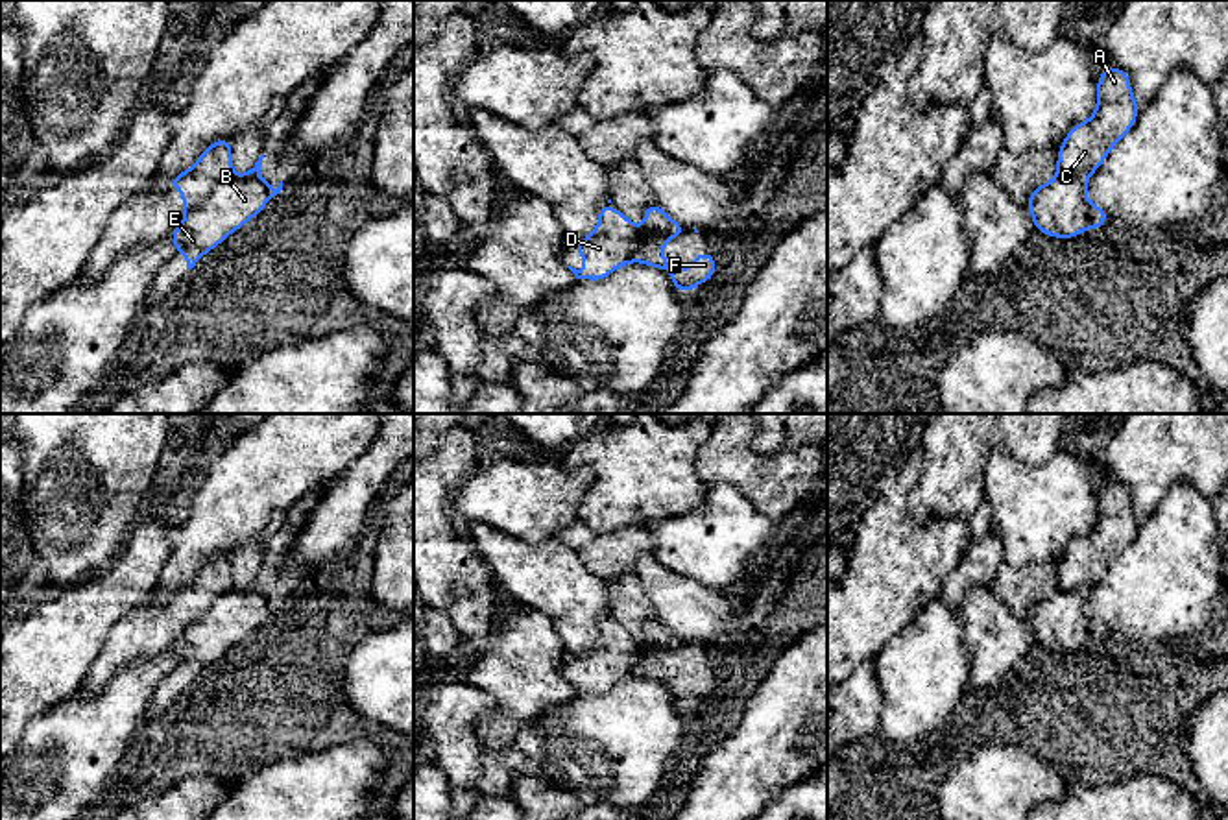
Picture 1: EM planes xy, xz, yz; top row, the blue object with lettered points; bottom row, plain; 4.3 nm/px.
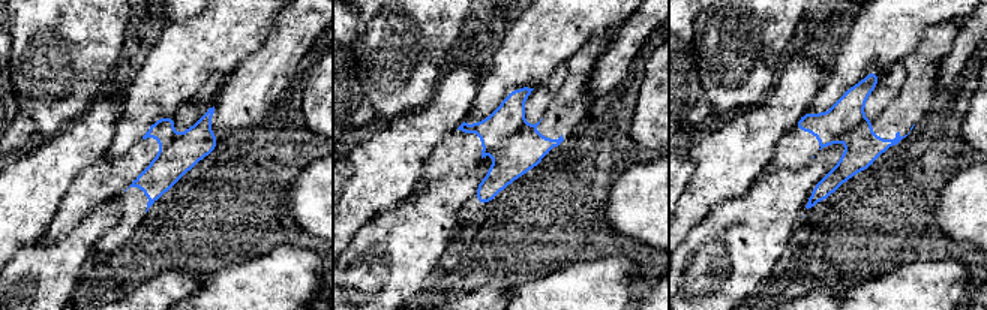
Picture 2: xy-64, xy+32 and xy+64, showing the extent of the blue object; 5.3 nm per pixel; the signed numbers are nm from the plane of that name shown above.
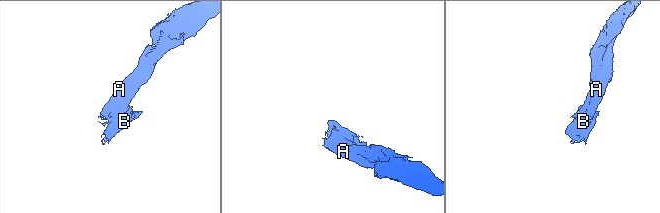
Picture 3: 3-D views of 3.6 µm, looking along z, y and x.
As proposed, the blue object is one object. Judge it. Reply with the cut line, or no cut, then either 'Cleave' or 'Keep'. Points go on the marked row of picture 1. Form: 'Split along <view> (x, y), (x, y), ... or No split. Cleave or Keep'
Split along xy (233, 174), (226, 176), (185, 220). Cleave

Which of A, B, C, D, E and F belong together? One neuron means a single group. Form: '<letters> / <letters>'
A C D / B E F

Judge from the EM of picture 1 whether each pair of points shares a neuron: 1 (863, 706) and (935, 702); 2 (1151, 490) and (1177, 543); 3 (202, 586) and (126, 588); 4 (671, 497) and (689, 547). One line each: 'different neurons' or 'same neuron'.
1: different neurons
2: different neurons
3: different neurons
4: different neurons

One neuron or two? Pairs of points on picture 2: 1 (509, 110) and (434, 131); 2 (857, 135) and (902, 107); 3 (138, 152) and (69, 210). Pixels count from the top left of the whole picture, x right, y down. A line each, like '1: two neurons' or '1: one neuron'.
1: two neurons
2: one neuron
3: one neuron

